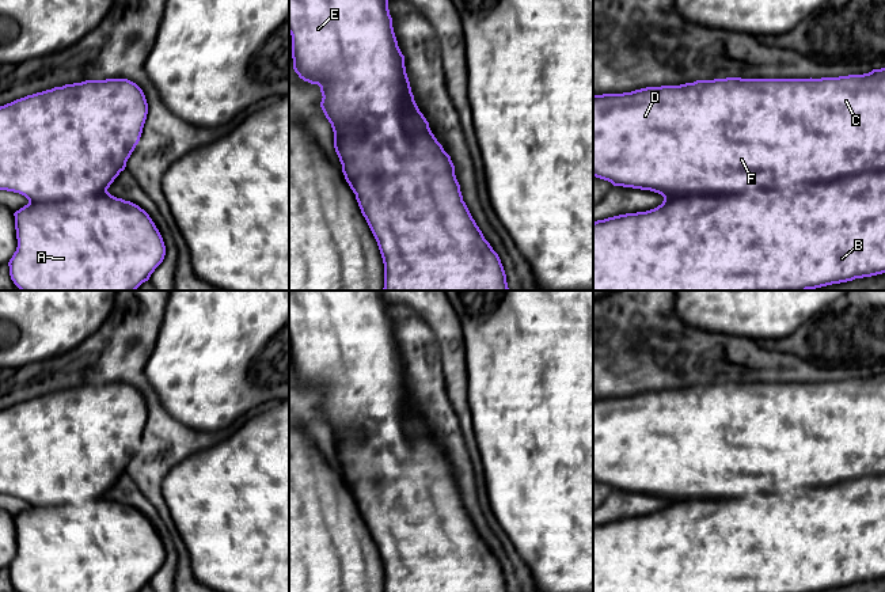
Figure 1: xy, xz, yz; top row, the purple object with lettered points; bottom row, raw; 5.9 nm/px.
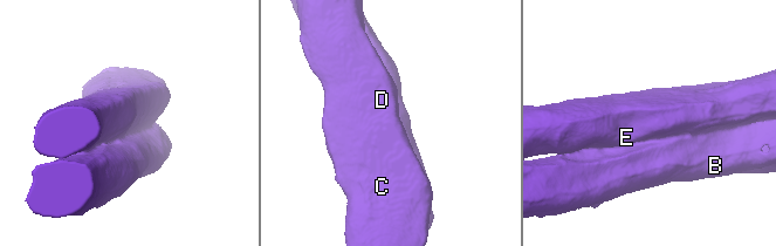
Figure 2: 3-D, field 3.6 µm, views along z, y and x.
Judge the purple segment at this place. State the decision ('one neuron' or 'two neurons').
two neurons

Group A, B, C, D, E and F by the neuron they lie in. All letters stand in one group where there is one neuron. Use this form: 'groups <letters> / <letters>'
groups A B / C D E F

